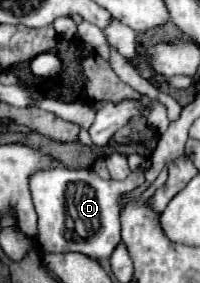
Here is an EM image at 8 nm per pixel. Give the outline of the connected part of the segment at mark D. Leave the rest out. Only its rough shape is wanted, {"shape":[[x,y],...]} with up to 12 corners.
{"shape":[[93,170],[31,176],[45,252],[109,260],[119,196],[145,182]]}

